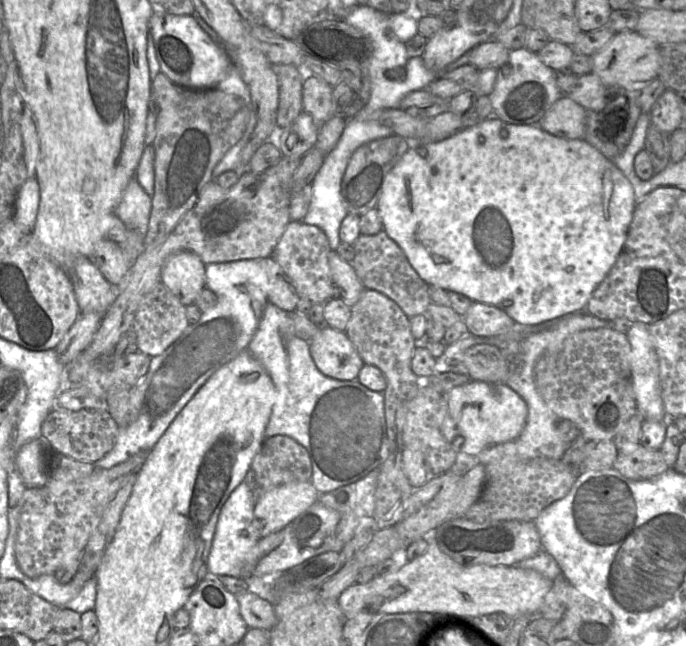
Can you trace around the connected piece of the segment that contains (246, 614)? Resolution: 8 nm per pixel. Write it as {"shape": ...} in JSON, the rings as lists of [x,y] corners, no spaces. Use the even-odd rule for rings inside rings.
{"shape":[[[246,590],[237,596],[240,613],[249,628],[271,630],[277,623],[274,605],[259,595]]]}

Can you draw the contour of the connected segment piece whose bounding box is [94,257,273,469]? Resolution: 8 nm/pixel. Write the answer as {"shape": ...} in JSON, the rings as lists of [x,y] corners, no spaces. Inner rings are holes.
{"shape":[[[266,257],[206,264],[205,287],[216,294],[216,304],[202,311],[200,319],[193,324],[189,324],[180,337],[164,352],[151,358],[147,373],[129,391],[130,403],[137,409],[137,418],[130,425],[120,427],[112,450],[94,463],[97,469],[111,468],[142,450],[151,450],[176,416],[210,376],[248,348],[265,307],[269,303],[266,294],[267,276],[261,266],[261,260],[263,259],[273,261],[272,257]]]}

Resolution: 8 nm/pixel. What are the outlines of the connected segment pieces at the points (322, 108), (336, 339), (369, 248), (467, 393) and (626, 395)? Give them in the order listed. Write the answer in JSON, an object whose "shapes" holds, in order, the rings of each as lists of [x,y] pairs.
{"shapes":[[[[312,76],[303,80],[302,88],[303,111],[308,113],[319,126],[335,116],[332,86],[318,76]]],[[[321,325],[309,347],[319,371],[337,380],[356,379],[365,364],[345,331]]],[[[384,230],[374,235],[360,234],[352,244],[355,256],[350,262],[365,289],[376,290],[393,300],[410,318],[425,314],[432,303],[429,287],[408,261],[399,245]]],[[[470,380],[441,394],[437,426],[459,453],[477,455],[491,445],[514,440],[526,425],[527,404],[505,382]]],[[[612,327],[582,330],[568,336],[557,350],[544,352],[534,366],[534,380],[546,405],[559,420],[570,420],[585,440],[613,440],[638,413],[631,372],[631,346],[627,334]]]]}

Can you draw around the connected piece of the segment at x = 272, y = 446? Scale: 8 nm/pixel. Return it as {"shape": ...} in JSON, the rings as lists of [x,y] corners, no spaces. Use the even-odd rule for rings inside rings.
{"shape":[[[275,435],[263,441],[244,482],[249,486],[255,498],[258,499],[265,492],[283,484],[310,481],[311,475],[312,463],[308,451],[289,436]]]}

